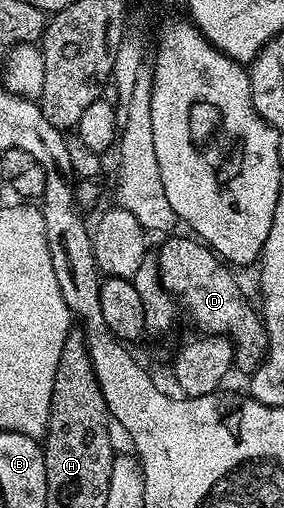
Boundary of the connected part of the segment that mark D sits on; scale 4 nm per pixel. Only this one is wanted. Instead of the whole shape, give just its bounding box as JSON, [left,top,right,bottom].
[158,234,268,373]

